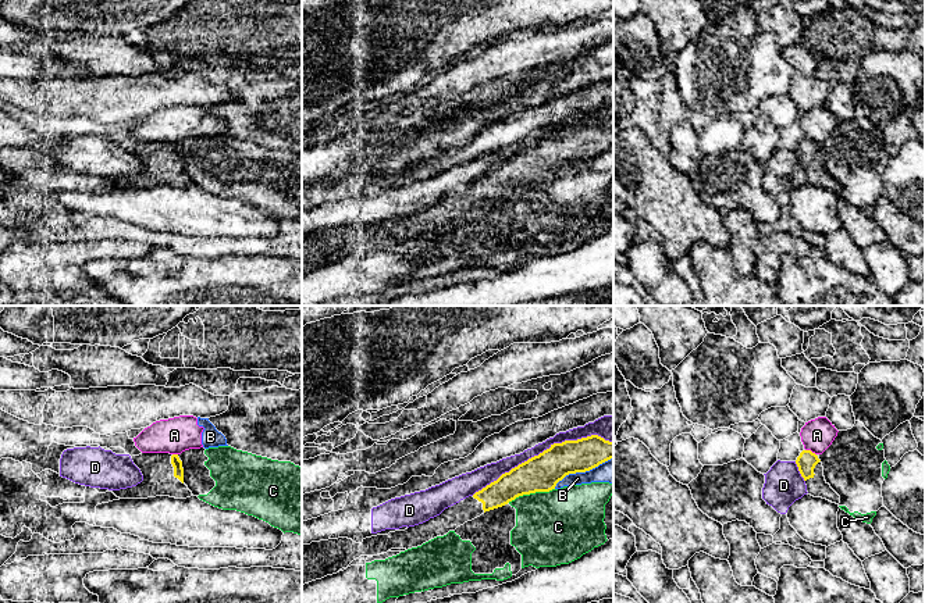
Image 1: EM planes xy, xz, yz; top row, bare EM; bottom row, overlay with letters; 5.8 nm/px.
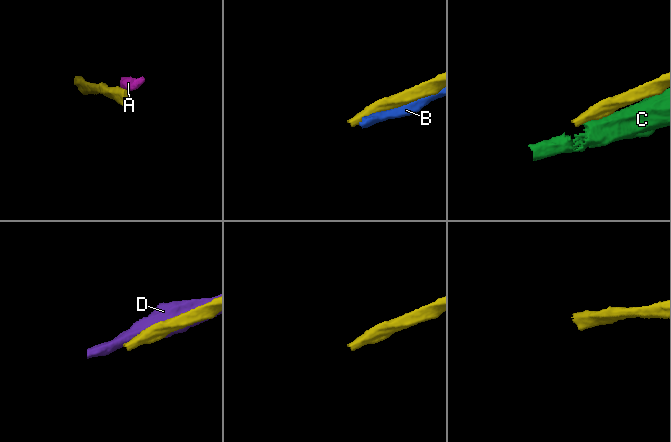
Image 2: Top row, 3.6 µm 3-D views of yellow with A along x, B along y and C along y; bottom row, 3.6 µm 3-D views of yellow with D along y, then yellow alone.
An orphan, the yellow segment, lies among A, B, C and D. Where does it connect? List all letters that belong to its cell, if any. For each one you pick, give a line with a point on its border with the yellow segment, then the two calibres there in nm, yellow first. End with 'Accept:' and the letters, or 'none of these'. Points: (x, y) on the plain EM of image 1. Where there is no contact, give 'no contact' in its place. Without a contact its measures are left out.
Accept: none of these

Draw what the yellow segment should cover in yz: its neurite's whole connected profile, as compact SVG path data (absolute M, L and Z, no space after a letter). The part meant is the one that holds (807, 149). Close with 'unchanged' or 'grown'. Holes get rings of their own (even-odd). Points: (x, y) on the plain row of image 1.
M803 139L797 146L796 153L805 170L808 183L826 188L836 193L840 192L840 185L825 170L819 143L815 143L811 139Z; grown

